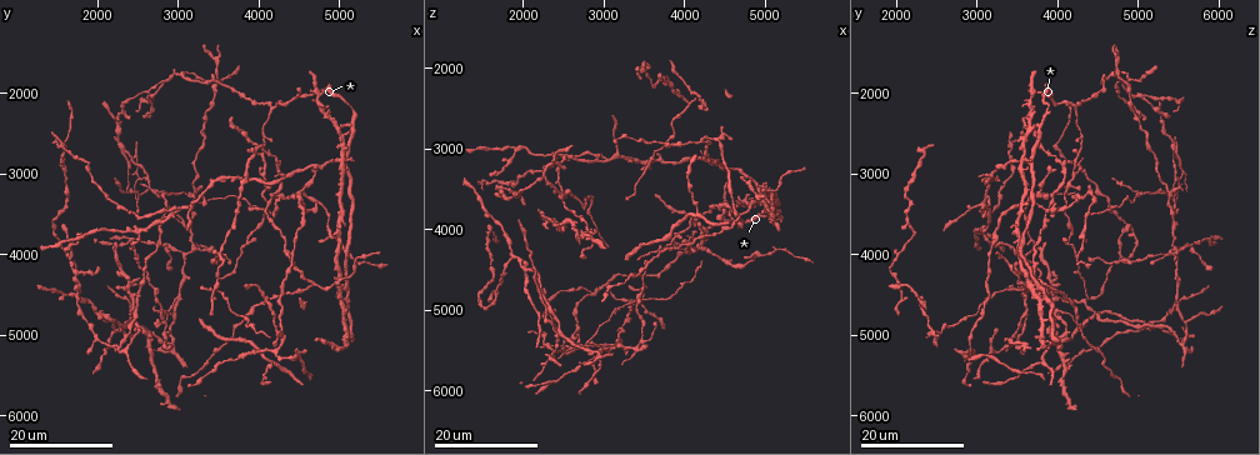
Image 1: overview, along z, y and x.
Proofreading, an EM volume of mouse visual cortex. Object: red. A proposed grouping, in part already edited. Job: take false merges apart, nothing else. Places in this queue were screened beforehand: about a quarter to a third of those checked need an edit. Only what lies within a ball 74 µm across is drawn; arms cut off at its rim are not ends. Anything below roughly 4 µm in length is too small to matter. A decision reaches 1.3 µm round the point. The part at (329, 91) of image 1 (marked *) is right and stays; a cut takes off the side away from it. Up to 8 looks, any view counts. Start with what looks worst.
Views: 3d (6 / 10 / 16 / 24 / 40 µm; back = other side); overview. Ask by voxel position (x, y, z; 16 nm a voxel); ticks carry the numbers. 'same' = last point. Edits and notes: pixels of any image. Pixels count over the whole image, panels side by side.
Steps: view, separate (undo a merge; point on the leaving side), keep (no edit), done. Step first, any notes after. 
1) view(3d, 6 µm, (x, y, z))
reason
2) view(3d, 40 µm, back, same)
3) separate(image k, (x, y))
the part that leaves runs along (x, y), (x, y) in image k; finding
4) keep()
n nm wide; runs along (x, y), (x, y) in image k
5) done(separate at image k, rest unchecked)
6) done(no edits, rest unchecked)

view(3d, 16 µm, (3700, 5000, 4300))

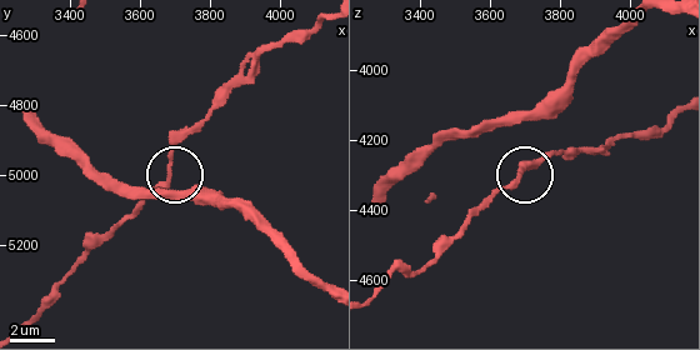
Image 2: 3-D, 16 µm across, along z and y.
view(3d, 10 µm, (3680, 5000, 4300))

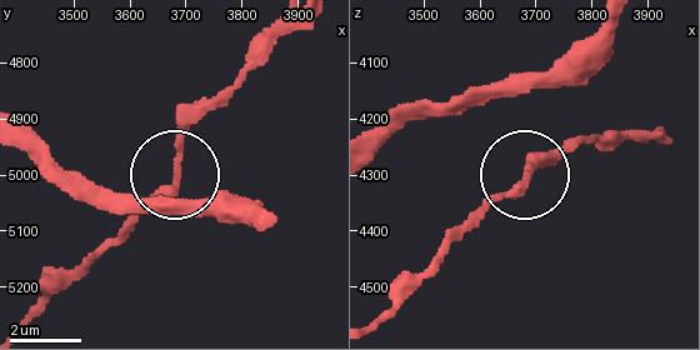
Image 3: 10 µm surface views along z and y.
keep()
210 nm wide; runs along (296, 26), (189, 134), (163, 188), (103, 248) in image 3; continuous, no second neuron

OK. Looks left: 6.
view(3d, 24 µm, (2950, 3450, 3100))
four arms meet

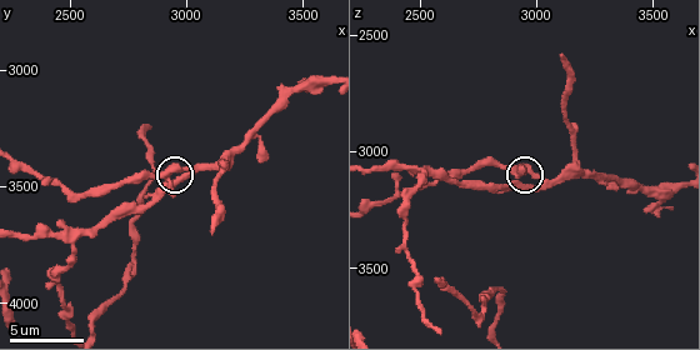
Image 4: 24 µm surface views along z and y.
view(3d, 10 µm, (2910, 3470, 3090))

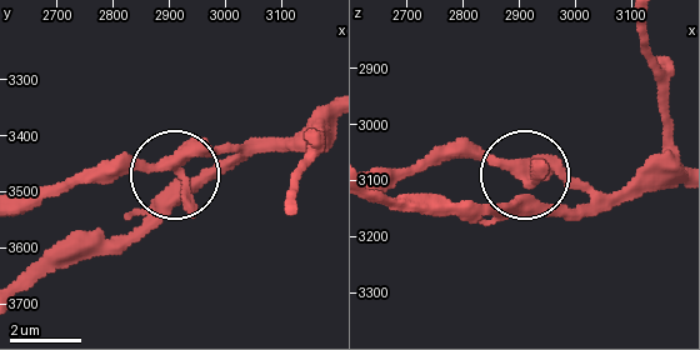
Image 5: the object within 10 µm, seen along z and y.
keep()
side arm 36 µm; 4 arms; continuous, no second neuron

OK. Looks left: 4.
view(3d, 24 µm, (1700, 4050, 4800))
three arms meet

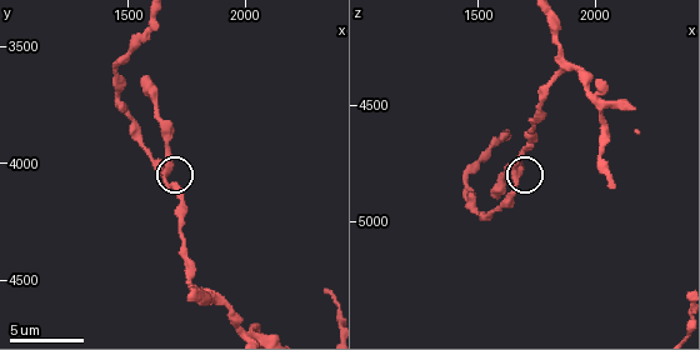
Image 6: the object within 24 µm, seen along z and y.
view(3d, 10 µm, (1670, 4030, 4800))
zoom in

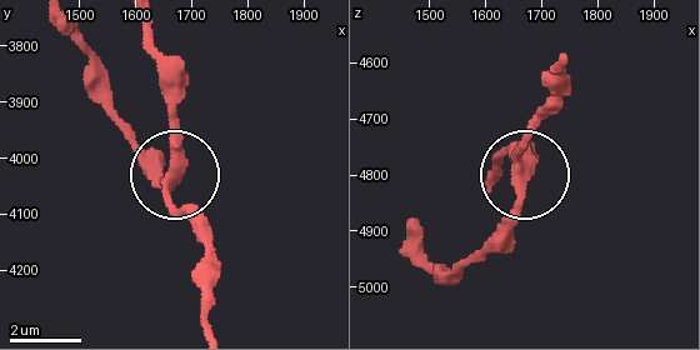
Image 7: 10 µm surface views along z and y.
keep()
3 arms; runs along (204, 328), (204, 248), (171, 194), (176, 63) in image 7; one neuron here

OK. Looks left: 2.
done(no edits, rest unchecked)

